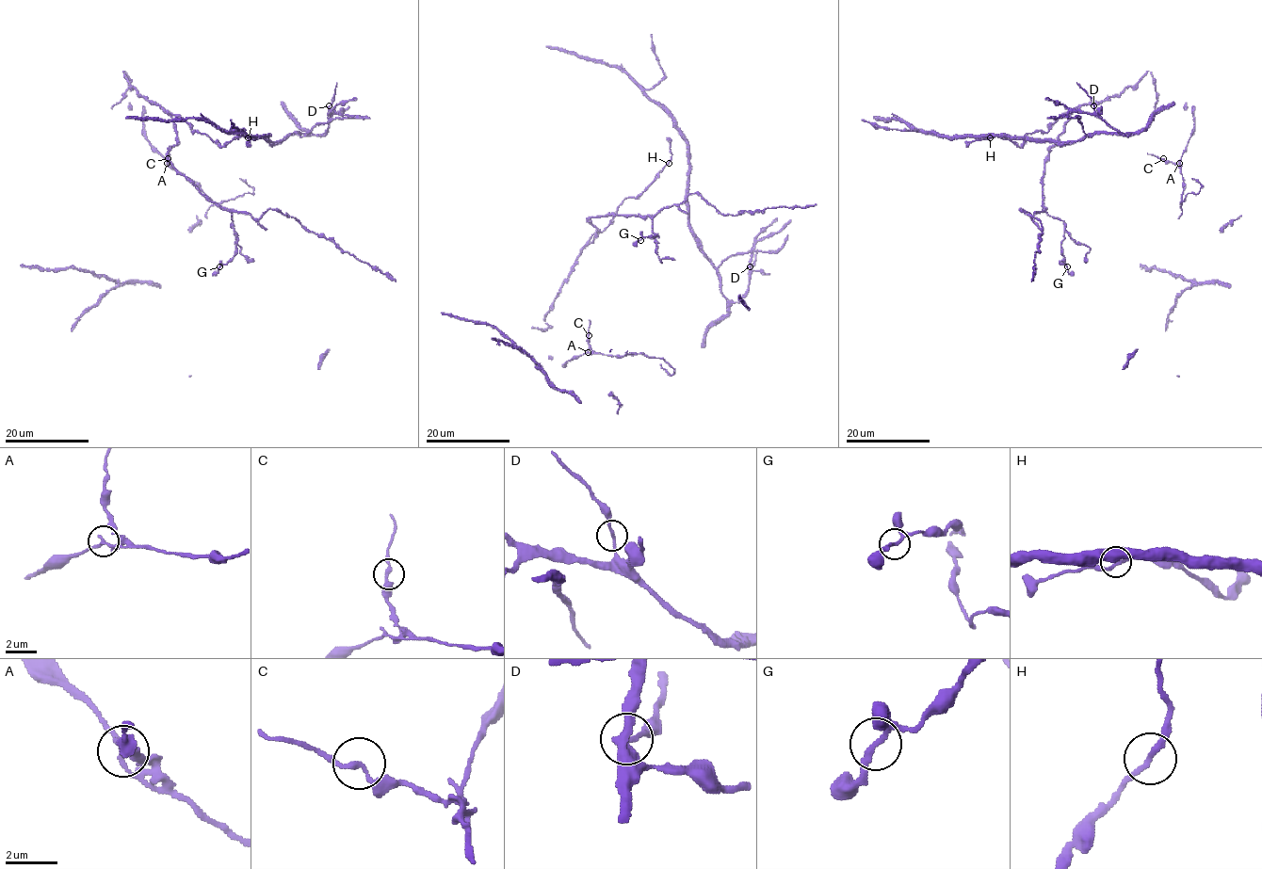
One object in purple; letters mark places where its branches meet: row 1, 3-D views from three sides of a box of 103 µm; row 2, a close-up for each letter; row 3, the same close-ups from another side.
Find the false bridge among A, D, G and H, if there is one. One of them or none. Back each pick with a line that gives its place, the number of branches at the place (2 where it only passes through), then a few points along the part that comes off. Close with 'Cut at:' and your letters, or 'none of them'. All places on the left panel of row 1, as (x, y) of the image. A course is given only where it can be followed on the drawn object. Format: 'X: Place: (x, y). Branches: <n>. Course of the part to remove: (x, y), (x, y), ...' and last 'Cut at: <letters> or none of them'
A: Place: (167, 163). Branches: 2. Course of the part to remove: (167, 163), (194, 181), (214, 203), (253, 193), (253, 187), (239, 178)
Cut at: A

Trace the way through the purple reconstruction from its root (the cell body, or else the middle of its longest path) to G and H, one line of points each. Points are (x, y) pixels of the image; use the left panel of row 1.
G: (140, 95), (157, 104), (172, 119), (176, 143), (168, 153), (171, 164), (232, 216), (236, 253), (219, 266)
H: (140, 95), (181, 117), (192, 132), (203, 133), (221, 147), (234, 137), (248, 137)

